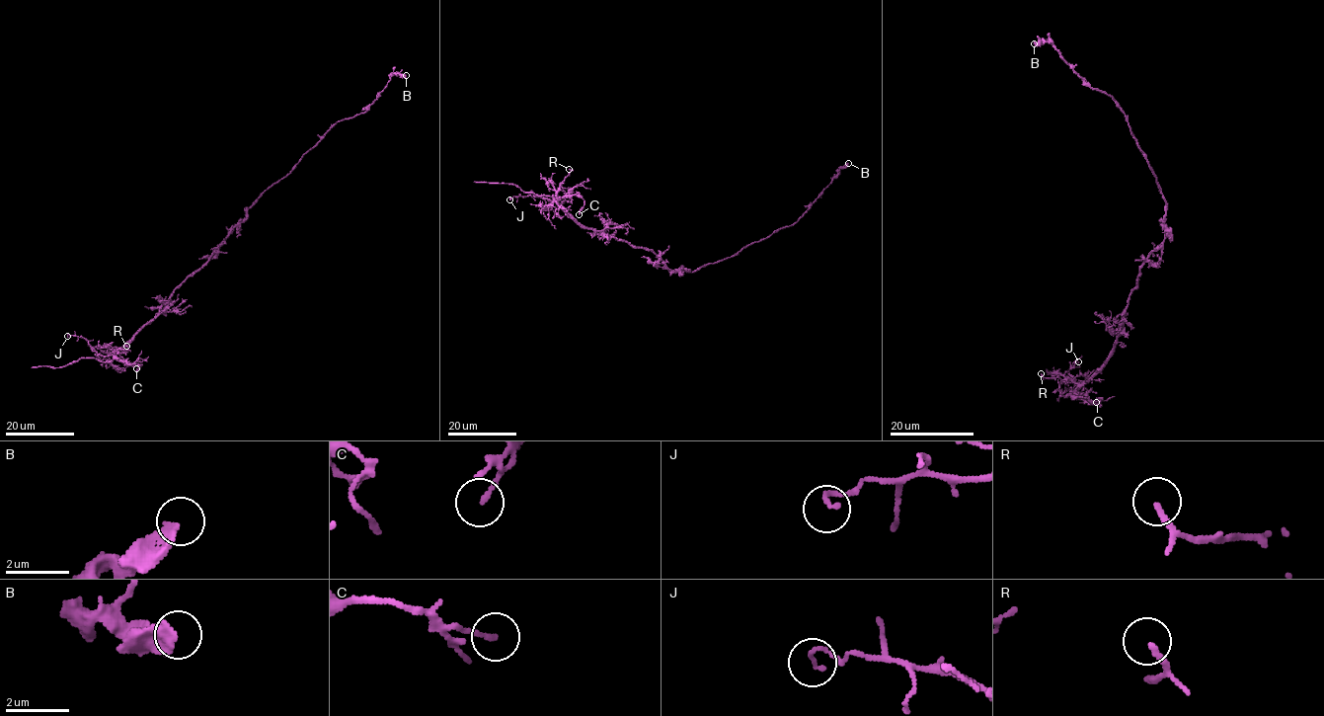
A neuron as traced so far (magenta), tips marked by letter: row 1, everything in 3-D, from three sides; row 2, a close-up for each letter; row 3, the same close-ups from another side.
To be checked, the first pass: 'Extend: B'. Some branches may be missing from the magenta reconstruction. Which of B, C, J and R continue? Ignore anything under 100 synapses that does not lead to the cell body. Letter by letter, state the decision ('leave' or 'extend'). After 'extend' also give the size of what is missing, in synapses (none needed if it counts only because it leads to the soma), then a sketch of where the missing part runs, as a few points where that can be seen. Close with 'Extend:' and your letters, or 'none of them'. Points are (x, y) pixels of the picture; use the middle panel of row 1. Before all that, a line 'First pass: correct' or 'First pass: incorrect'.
First pass: incorrect
B: leave
C: leave
J: leave
R: leave
Extend: none of them

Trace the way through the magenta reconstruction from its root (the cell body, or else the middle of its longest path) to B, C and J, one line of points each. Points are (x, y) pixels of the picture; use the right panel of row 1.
B: (1165, 236), (1167, 204), (1125, 114), (1110, 96), (1093, 89), (1049, 41), (1034, 43)
C: (1165, 236), (1142, 264), (1113, 354), (1074, 392), (1073, 397), (1096, 402)
J: (1165, 236), (1142, 264), (1138, 284), (1126, 306), (1112, 356), (1078, 387), (1069, 373), (1074, 360), (1078, 361)

